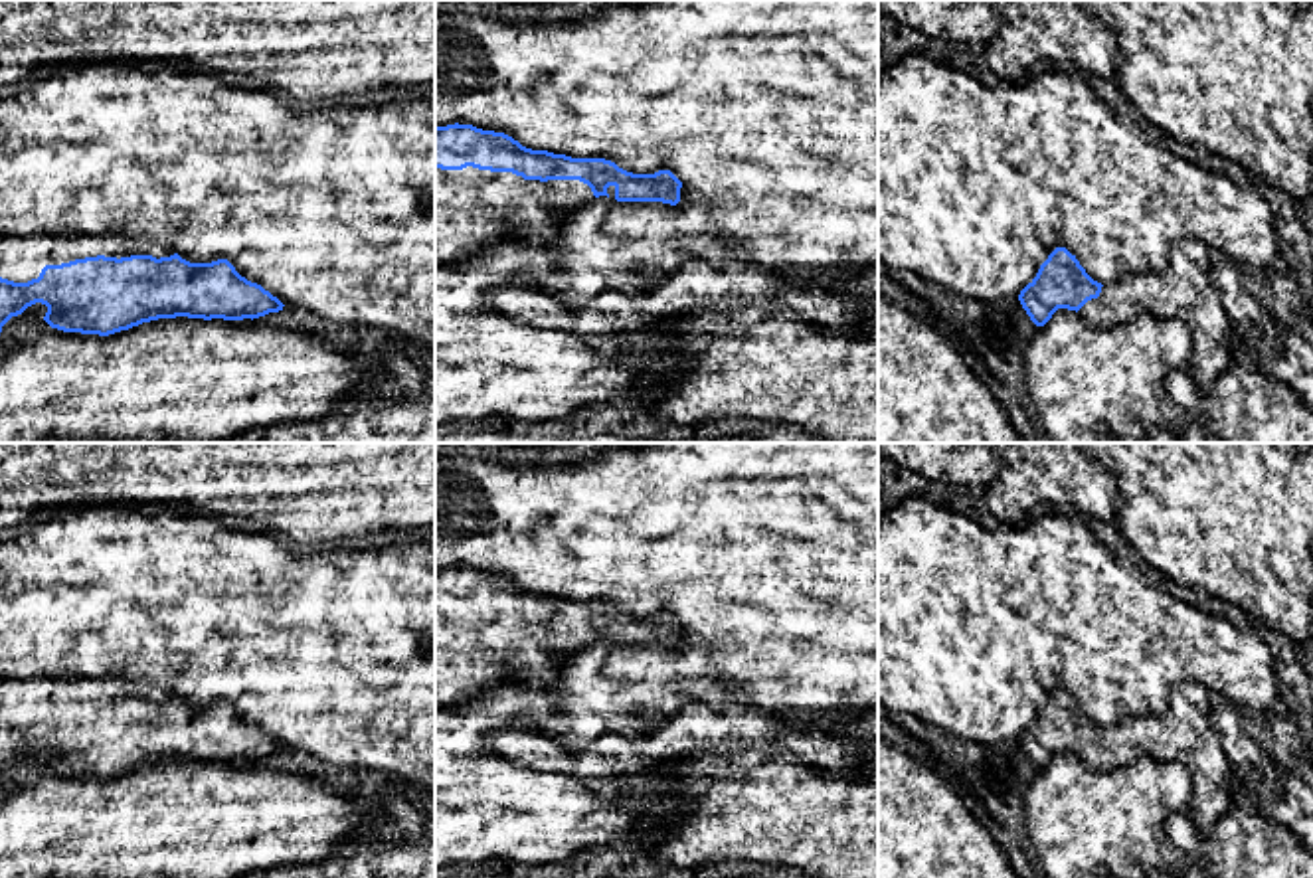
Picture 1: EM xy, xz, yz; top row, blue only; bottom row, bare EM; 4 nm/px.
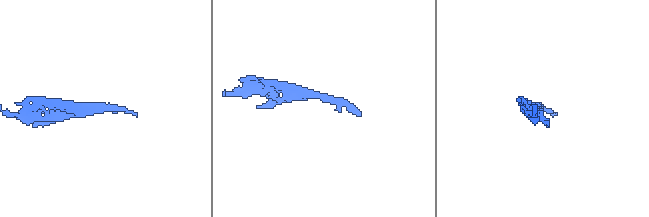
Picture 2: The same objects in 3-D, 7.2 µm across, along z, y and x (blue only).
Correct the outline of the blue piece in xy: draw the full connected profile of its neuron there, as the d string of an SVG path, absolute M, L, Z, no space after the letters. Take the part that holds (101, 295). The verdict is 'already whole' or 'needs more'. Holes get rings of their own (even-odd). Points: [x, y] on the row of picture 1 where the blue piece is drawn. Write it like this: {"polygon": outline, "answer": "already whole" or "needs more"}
{"polygon": "M0 235L0 332L28 307L47 307L44 320L63 332L109 336L158 318L259 318L283 310L261 285L241 277L227 259L190 263L170 247L136 237Z", "answer": "needs more"}

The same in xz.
{"polygon": "M473 125L435 127L435 263L463 261L508 235L544 247L558 235L560 218L593 198L676 206L680 188L670 170L633 174L605 158L532 150L504 132Z", "answer": "needs more"}

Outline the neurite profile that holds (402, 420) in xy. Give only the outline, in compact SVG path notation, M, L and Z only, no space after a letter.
M394 399L301 423L275 423L227 443L435 443L435 399Z

